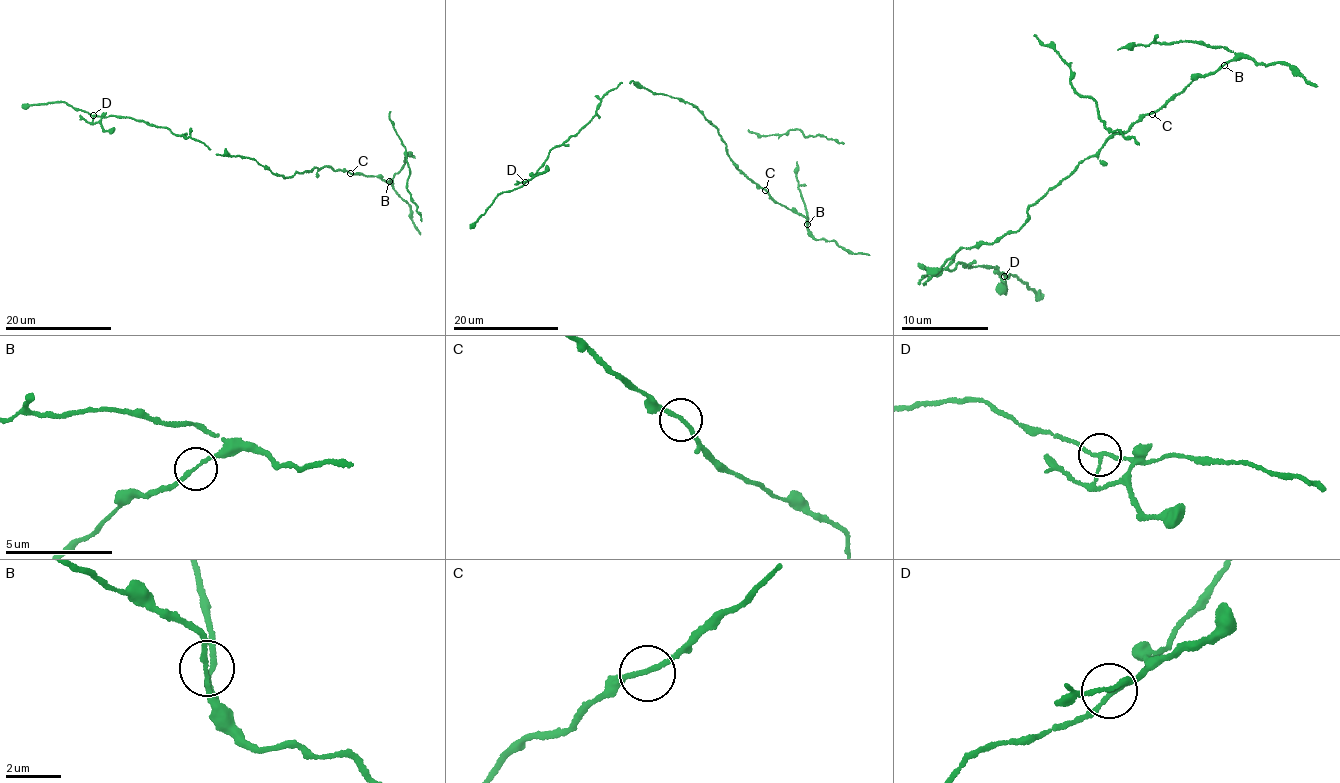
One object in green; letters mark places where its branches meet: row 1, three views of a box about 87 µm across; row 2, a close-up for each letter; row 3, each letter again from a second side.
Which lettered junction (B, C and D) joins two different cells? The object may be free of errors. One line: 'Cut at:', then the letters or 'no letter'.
Cut at: D

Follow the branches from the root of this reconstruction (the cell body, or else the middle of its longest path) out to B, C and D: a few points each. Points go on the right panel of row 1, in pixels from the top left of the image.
B: (1037, 201), (1100, 150), (1115, 133), (1127, 131), (1199, 76), (1215, 72), (1224, 65)
C: (1037, 201), (1100, 150), (1115, 133), (1127, 131), (1146, 114), (1152, 114)
D: (1037, 201), (1017, 231), (978, 248), (963, 247), (920, 283), (922, 276), (960, 263), (994, 267), (1004, 275)

